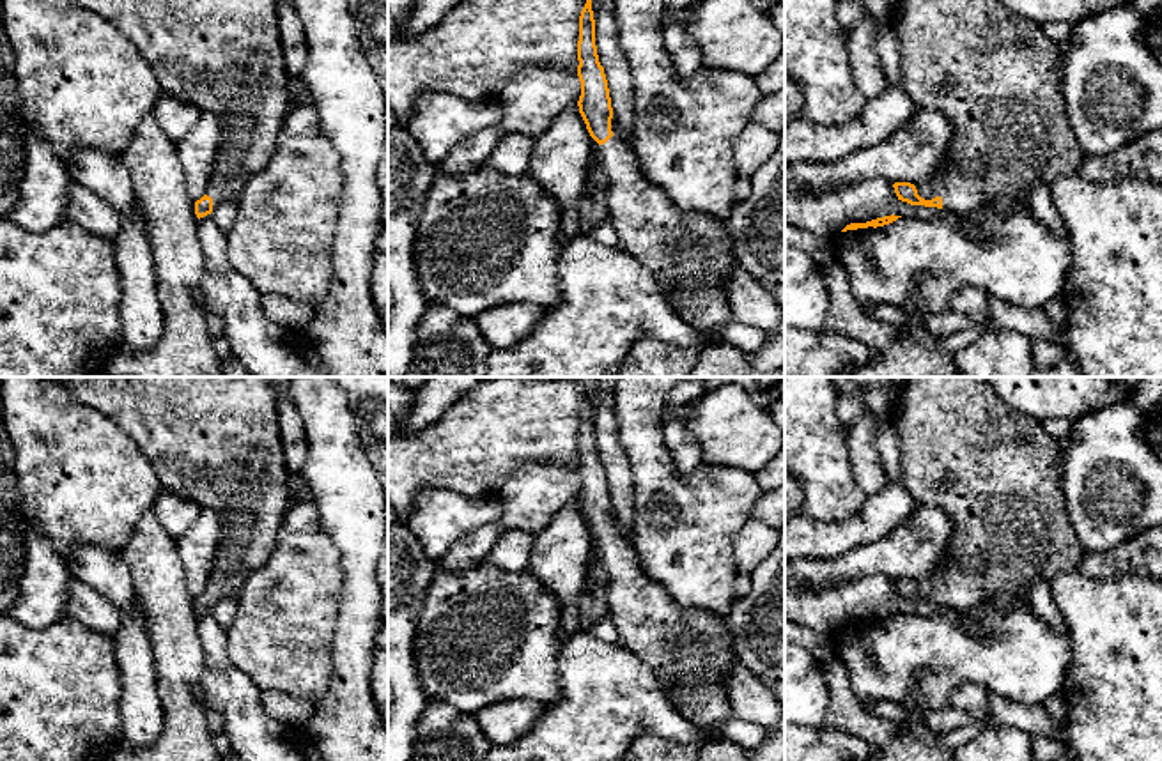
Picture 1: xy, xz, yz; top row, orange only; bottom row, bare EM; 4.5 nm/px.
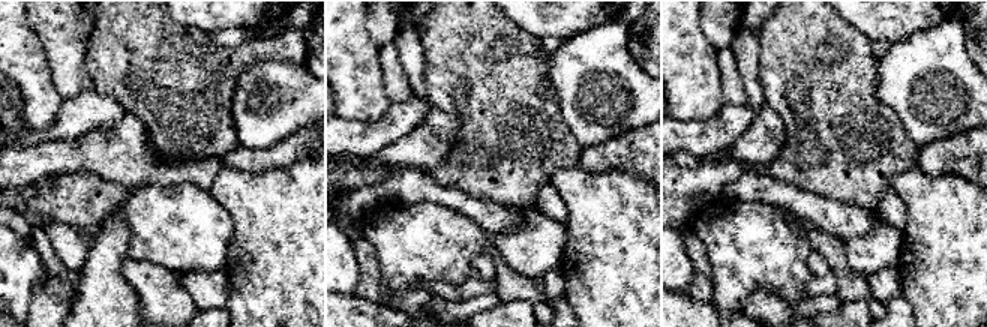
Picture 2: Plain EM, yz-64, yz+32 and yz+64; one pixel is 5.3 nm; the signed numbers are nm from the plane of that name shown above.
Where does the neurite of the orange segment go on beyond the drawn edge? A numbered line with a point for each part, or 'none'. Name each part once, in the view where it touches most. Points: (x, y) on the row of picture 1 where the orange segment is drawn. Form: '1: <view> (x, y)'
1: yz (994, 75)

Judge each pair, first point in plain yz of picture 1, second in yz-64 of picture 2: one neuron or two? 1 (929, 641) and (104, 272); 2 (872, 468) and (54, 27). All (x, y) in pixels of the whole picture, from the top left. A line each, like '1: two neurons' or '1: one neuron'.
1: two neurons
2: one neuron

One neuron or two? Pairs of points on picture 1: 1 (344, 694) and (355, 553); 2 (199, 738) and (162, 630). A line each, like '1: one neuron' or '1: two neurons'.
1: one neuron
2: one neuron

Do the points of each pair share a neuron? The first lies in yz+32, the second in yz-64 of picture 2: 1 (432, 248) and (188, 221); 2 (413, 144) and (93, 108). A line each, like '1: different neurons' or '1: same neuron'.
1: same neuron
2: different neurons

